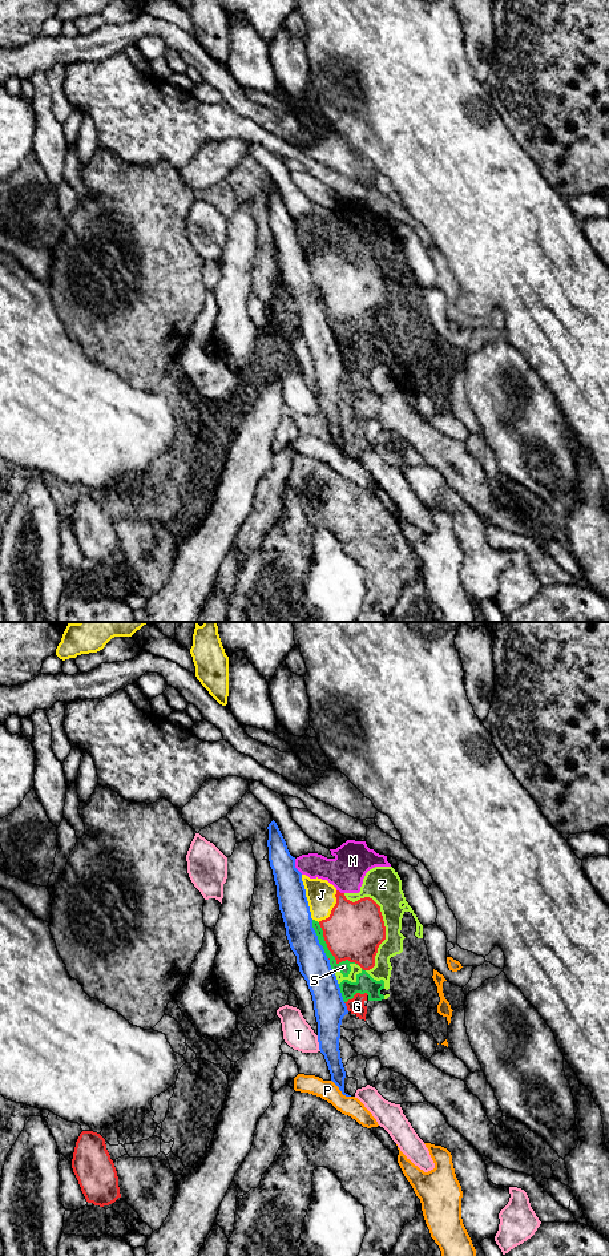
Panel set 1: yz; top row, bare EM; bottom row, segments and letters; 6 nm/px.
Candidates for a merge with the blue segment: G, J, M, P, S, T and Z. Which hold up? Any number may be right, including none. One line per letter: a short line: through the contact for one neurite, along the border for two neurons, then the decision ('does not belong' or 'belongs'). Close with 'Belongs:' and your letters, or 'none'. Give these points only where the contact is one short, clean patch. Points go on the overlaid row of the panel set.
G: does not belong
J: does not belong
M: line yz (294, 859), (294, 865), (302, 873); does not belong
P: does not belong
S: does not belong
T: does not belong
Z: line yz (334, 972), (338, 984); does not belong
Belongs: none

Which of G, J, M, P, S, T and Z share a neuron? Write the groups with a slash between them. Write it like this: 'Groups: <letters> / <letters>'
Groups: G J / M S Z / P / T

